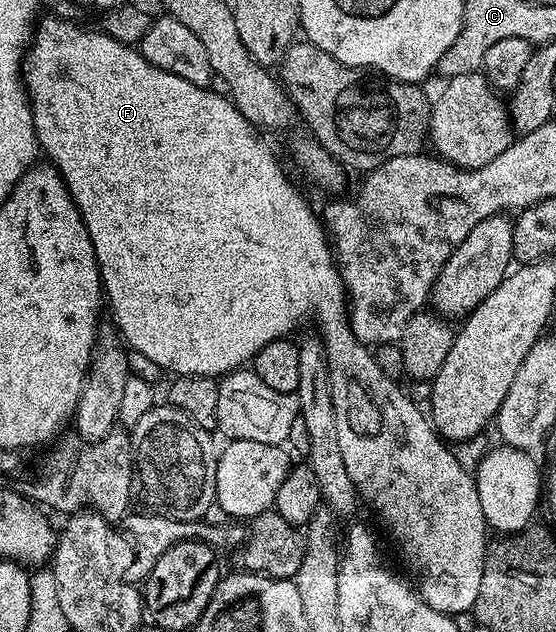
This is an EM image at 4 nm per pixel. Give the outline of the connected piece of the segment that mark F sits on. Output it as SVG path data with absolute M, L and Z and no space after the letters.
M45 16L37 22L36 28L32 33L32 44L24 53L24 60L22 63L22 84L26 86L26 96L30 98L32 123L34 124L36 135L38 136L41 152L43 154L47 153L47 155L50 156L47 157L49 164L53 165L54 168L58 170L58 174L65 179L68 191L72 195L72 199L76 203L76 207L84 219L88 235L92 239L92 247L94 248L94 254L98 260L98 273L102 277L104 297L108 302L108 305L110 301L110 313L114 316L112 321L123 342L125 342L131 350L139 352L140 355L146 355L148 359L152 359L152 362L158 364L162 371L165 371L166 373L170 372L170 375L177 375L179 377L213 377L218 379L233 370L243 368L247 363L253 362L254 356L260 351L260 347L264 347L273 341L283 340L283 338L290 335L290 332L297 327L298 321L304 320L306 316L311 317L311 319L318 324L319 330L317 329L317 332L322 338L322 346L324 347L326 358L328 359L328 371L330 372L330 382L332 383L332 407L334 408L334 414L336 415L336 432L340 435L340 452L344 455L344 467L348 467L348 475L352 479L354 488L358 490L359 498L361 498L363 502L367 501L367 503L382 516L382 521L390 528L391 535L398 540L398 545L402 548L402 553L406 556L407 563L414 568L414 573L418 576L416 591L422 596L424 603L428 603L428 607L432 607L441 613L448 613L451 615L469 614L471 610L473 610L476 599L480 595L480 579L484 575L484 563L486 562L486 550L488 548L488 536L486 537L486 533L488 534L488 526L486 524L485 515L481 511L480 496L477 494L475 478L472 476L471 470L460 467L460 463L456 463L453 448L451 448L443 438L439 437L437 429L435 429L433 424L428 420L427 414L423 412L423 410L421 413L421 411L406 398L405 391L398 386L399 382L395 380L395 378L384 375L384 371L380 371L380 367L376 363L373 352L371 352L367 346L362 345L356 339L354 332L350 330L346 290L342 287L342 277L338 273L338 263L334 260L332 242L327 234L326 226L321 216L316 212L316 209L314 213L313 207L298 194L297 187L286 178L286 173L278 166L277 159L266 150L265 143L254 134L257 133L255 126L251 125L250 122L246 120L246 116L240 112L240 110L235 109L234 102L230 100L229 96L216 94L205 85L188 83L188 79L180 79L168 71L164 71L160 67L148 63L148 59L144 59L141 52L139 52L135 46L117 42L116 39L109 37L101 28L81 29L76 22L65 21L62 17L44 17Z

